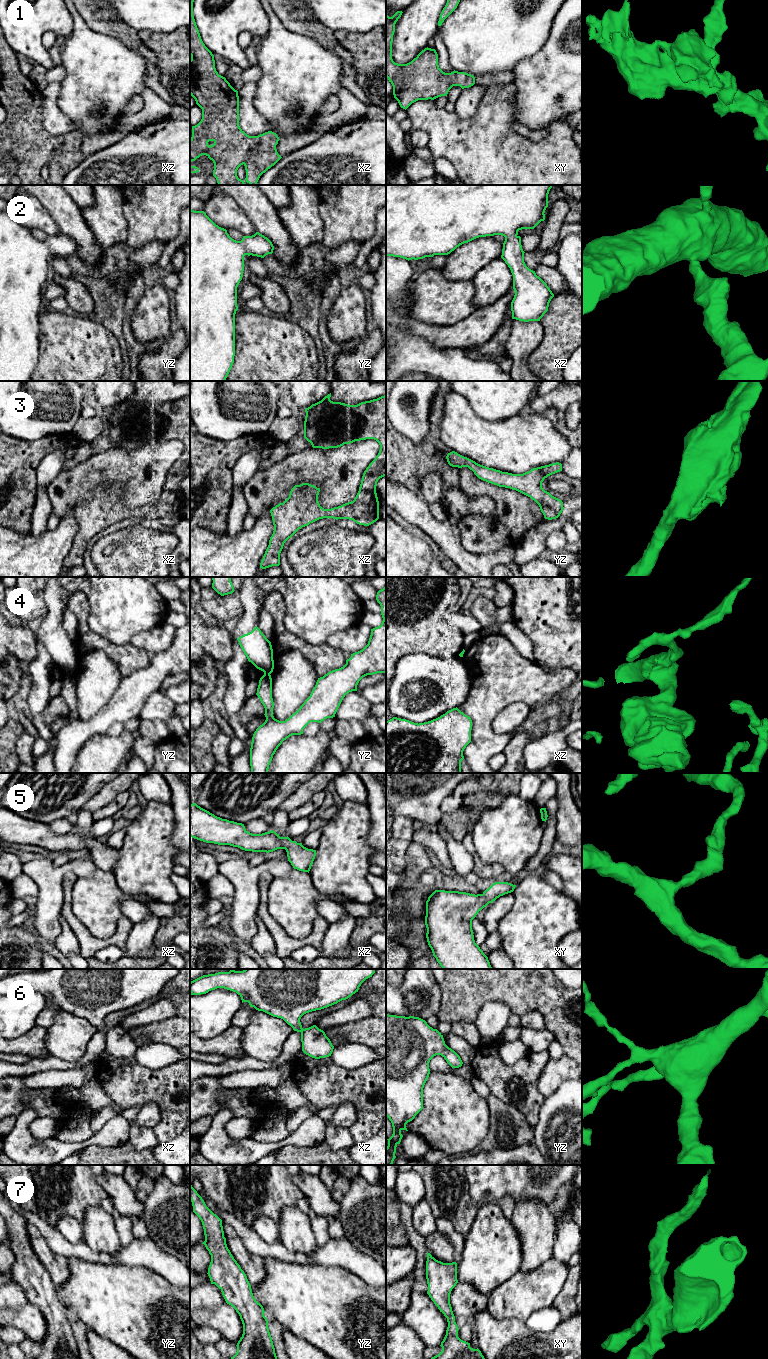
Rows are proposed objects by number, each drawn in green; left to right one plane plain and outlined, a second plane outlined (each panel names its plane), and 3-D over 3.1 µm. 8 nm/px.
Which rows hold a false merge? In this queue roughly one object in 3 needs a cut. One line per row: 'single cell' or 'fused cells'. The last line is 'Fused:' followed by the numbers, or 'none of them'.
1: single cell
2: single cell
3: single cell
4: fused cells
5: single cell
6: single cell
7: single cell
Fused: 4

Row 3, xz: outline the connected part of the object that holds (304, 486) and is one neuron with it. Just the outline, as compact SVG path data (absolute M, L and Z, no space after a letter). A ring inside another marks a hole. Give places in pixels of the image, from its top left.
M331 393L321 401L305 409L304 438L313 448L338 448L355 441L374 439L380 445L375 459L363 473L359 491L353 501L331 509L324 509L318 502L320 488L309 483L295 485L289 497L270 510L274 531L269 540L260 568L266 569L280 565L280 553L284 543L299 529L319 519L349 519L359 525L369 526L379 519L379 501L376 493L377 482L386 476L386 395L357 405L348 405L330 400Z

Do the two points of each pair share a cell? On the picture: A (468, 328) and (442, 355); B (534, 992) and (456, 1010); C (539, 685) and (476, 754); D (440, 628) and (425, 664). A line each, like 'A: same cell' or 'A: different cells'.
A: different cells
B: same cell
C: same cell
D: different cells

